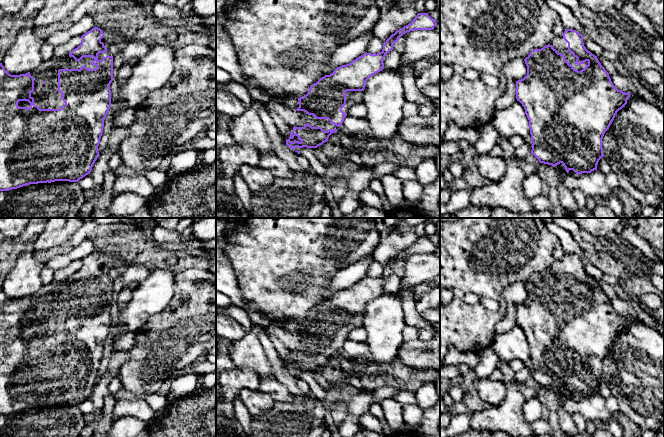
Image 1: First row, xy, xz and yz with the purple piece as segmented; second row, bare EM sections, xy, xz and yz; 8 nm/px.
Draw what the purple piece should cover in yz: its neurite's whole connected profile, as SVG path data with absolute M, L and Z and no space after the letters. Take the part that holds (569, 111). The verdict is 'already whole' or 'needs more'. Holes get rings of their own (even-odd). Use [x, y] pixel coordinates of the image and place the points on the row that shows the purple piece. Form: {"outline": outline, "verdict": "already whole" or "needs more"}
{"outline": "M565 29L559 37L541 49L534 49L524 59L527 75L516 81L516 99L525 109L529 120L532 140L531 153L540 163L556 165L562 163L566 172L573 170L577 175L597 170L599 160L604 157L602 139L615 115L626 104L630 92L618 90L612 83L609 73L597 56L586 49L583 35L573 29Z", "verdict": "needs more"}

